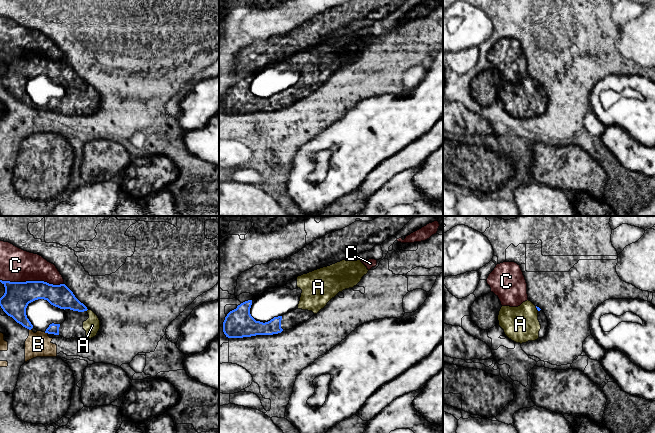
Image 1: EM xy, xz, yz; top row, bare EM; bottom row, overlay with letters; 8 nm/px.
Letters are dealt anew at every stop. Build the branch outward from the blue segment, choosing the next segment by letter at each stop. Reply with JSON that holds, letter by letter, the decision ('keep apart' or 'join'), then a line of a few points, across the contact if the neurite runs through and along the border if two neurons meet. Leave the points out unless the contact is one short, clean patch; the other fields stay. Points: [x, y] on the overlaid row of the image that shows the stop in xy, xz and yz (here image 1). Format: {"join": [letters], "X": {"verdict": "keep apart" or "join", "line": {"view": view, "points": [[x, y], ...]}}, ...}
{"join": ["A"], "A": {"verdict": "join"}, "B": {"verdict": "keep apart", "line": {"view": "xy", "points": [[44, 332], [48, 333]]}}, "C": {"verdict": "keep apart"}}

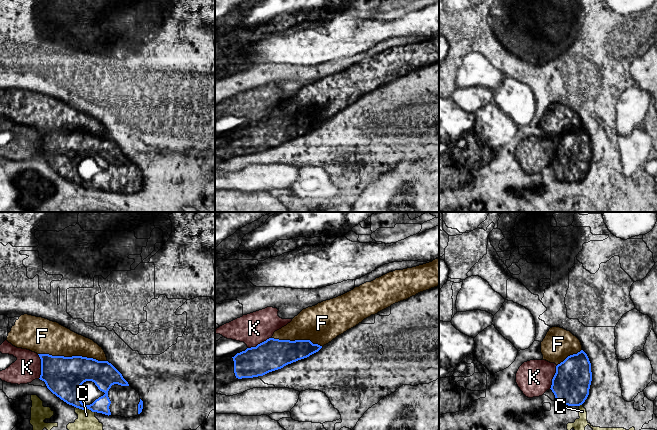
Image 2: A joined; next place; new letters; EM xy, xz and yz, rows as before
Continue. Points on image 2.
{"join": [], "C": {"verdict": "keep apart", "line": {"view": "xy", "points": [[76, 407], [90, 409], [94, 412]]}}, "F": {"verdict": "keep apart"}, "K": {"verdict": "keep apart"}}

